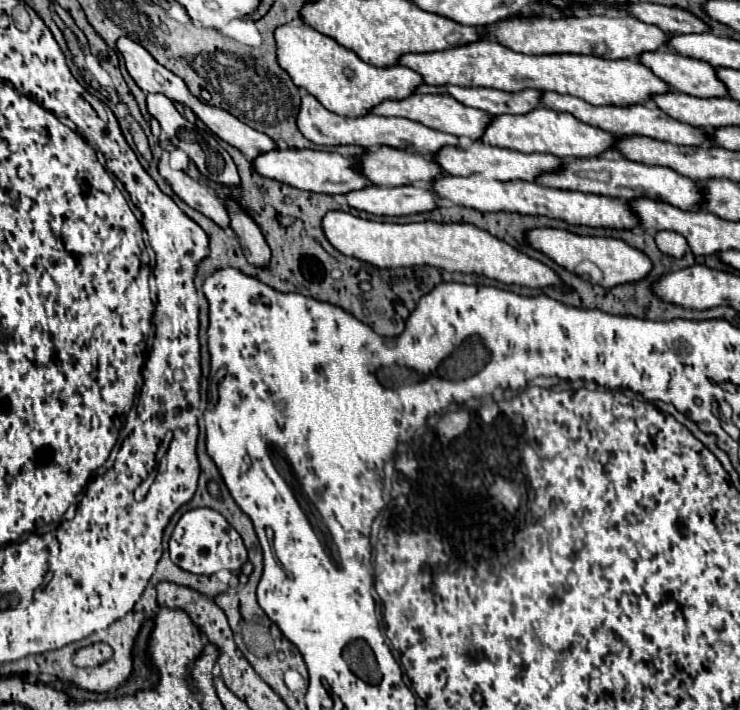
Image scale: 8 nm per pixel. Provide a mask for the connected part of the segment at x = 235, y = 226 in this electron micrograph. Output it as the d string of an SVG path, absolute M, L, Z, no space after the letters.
M224 200L226 202L226 208L230 212L230 218L232 218L232 230L238 234L238 238L242 240L242 248L244 248L244 256L246 260L256 266L256 268L262 268L262 266L268 266L270 262L270 248L258 228L258 224L234 202L234 200Z

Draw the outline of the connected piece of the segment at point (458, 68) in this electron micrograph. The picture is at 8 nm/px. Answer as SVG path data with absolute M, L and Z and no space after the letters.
M480 40L468 46L448 48L432 54L404 54L400 58L402 66L412 68L422 74L426 84L442 86L482 86L482 88L498 88L506 92L522 92L526 88L536 88L542 92L558 92L570 94L586 100L594 106L634 106L648 104L656 94L670 92L670 86L660 80L650 68L646 68L640 60L604 60L598 56L582 56L582 54L544 54L544 56L528 56L518 54L494 40Z

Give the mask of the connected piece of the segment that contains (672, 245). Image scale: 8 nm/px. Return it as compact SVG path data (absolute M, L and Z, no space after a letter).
M662 230L656 234L656 244L664 254L668 254L672 258L682 258L684 252L688 250L686 238L680 236L678 232L668 232L668 230Z

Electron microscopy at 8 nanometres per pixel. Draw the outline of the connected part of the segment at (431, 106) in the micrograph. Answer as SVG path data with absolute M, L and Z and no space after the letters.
M412 94L406 100L386 100L380 106L374 108L374 114L378 116L400 116L400 118L408 118L414 122L420 122L432 130L440 130L446 134L454 134L454 136L468 136L472 140L480 140L482 132L486 132L486 124L490 124L490 114L464 106L460 104L456 98L452 96L440 96L440 94Z

